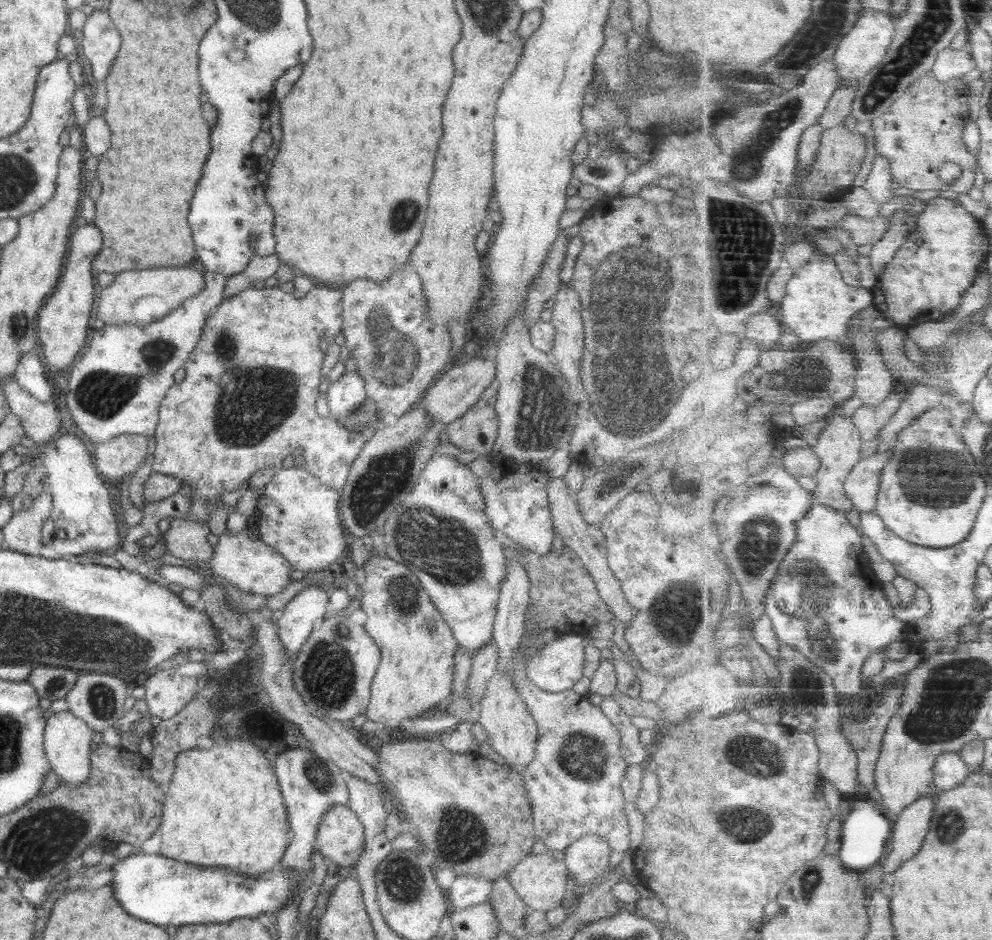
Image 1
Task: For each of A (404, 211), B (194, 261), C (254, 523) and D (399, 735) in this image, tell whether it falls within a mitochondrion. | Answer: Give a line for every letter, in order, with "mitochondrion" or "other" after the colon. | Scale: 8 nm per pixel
A: mitochondrion
B: other
C: other
D: other

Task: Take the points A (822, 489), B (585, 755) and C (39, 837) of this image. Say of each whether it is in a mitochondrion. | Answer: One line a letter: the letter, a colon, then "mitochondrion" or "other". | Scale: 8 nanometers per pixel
A: other
B: mitochondrion
C: mitochondrion

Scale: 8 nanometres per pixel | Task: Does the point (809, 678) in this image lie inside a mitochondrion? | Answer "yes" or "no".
yes

